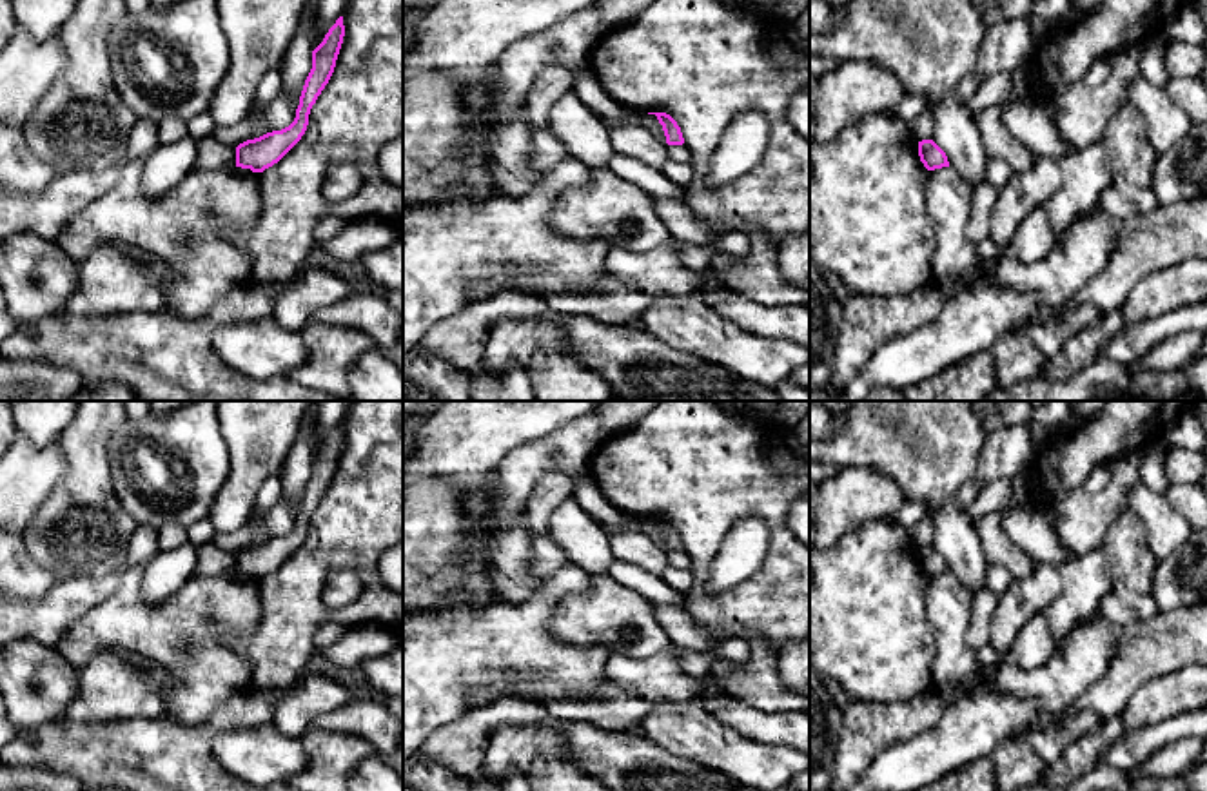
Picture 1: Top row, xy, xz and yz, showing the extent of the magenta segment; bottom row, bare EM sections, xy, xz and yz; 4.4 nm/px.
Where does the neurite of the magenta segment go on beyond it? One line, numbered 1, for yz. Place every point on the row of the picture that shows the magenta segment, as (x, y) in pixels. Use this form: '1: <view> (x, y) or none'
1: none

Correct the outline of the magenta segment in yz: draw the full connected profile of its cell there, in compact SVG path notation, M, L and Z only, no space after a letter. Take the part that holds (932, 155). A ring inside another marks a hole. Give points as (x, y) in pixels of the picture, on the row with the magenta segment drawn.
M933 140L918 142L918 156L927 171L949 167L946 152Z

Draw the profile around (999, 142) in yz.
M987 107L973 116L987 158L1002 158L1013 172L1025 172L1033 167L1036 154L1006 129L1002 107Z

